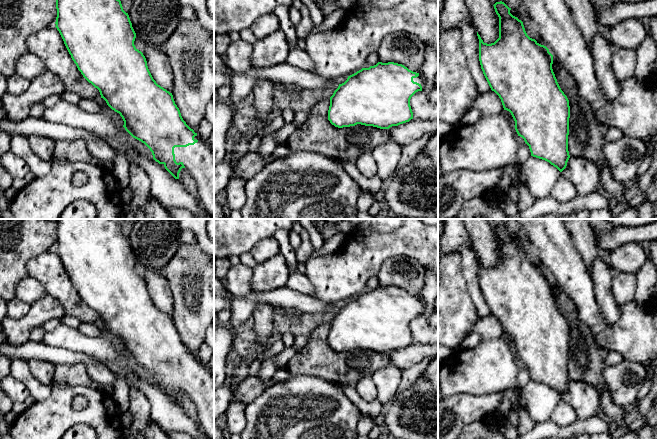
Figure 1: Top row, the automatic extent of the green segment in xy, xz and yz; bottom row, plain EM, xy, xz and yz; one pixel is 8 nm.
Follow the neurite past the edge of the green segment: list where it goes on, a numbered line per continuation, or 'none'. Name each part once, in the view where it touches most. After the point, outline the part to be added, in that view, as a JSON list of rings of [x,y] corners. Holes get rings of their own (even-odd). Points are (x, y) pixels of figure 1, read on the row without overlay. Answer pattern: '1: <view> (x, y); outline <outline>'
1: xy (198, 383); outline [[[198,359],[194,369],[175,371],[174,378],[177,387],[182,386],[192,399],[200,425],[209,439],[214,439],[214,377],[208,366]]]

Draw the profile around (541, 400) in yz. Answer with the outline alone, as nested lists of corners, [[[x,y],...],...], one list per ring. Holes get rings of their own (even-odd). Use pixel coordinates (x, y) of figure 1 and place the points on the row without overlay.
[[[530,380],[522,390],[531,419],[540,424],[551,419],[561,396],[549,386]]]

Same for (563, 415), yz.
[[[560,399],[559,403],[553,410],[551,415],[553,421],[558,427],[566,427],[578,420],[576,411],[564,399]]]

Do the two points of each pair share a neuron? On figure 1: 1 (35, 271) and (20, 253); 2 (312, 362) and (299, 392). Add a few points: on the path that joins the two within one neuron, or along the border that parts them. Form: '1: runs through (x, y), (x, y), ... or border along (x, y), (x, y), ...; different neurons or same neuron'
1: border along (49, 250), (29, 260), (27, 275); different neurons
2: border along (293, 376), (315, 375), (330, 381); different neurons

